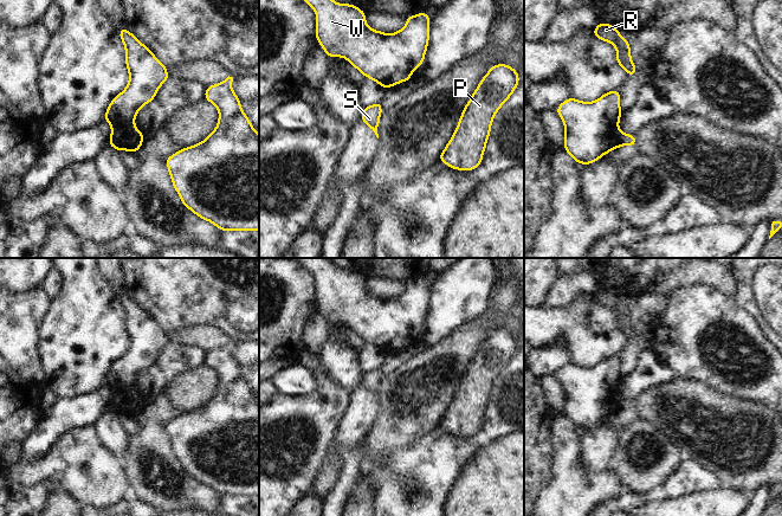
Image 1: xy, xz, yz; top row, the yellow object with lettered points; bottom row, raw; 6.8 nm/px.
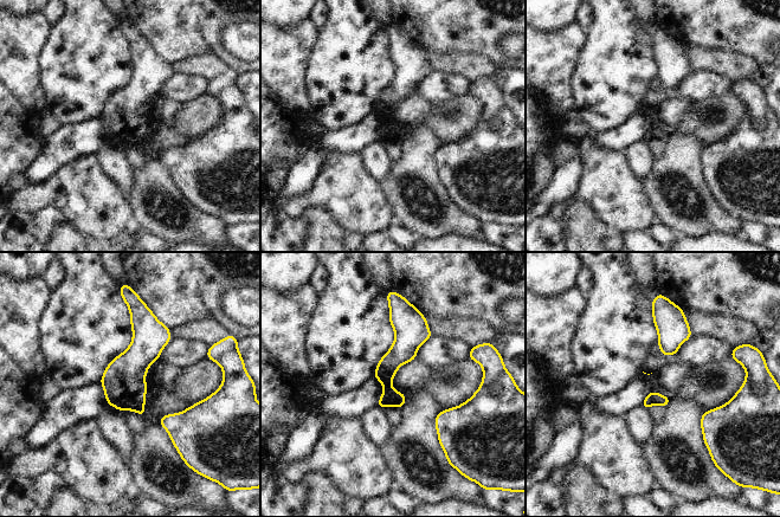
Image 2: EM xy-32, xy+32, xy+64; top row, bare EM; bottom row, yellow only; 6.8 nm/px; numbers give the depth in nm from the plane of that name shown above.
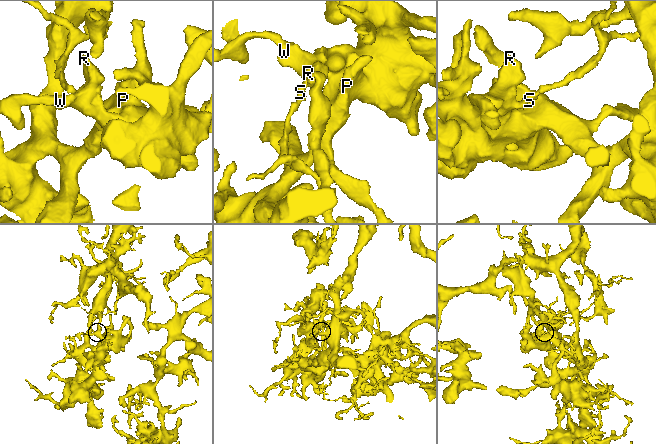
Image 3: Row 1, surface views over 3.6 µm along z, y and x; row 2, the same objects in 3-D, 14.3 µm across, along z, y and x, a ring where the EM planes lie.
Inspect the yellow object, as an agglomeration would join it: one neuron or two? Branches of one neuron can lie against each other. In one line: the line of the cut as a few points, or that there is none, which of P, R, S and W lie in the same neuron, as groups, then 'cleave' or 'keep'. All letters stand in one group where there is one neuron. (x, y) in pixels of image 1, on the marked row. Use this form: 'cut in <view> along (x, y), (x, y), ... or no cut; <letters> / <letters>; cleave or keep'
cut in xy along (142, 135), (118, 130), (111, 136); P R W / S; cleave

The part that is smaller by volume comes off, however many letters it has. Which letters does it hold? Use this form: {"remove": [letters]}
{"remove": ["S"]}

